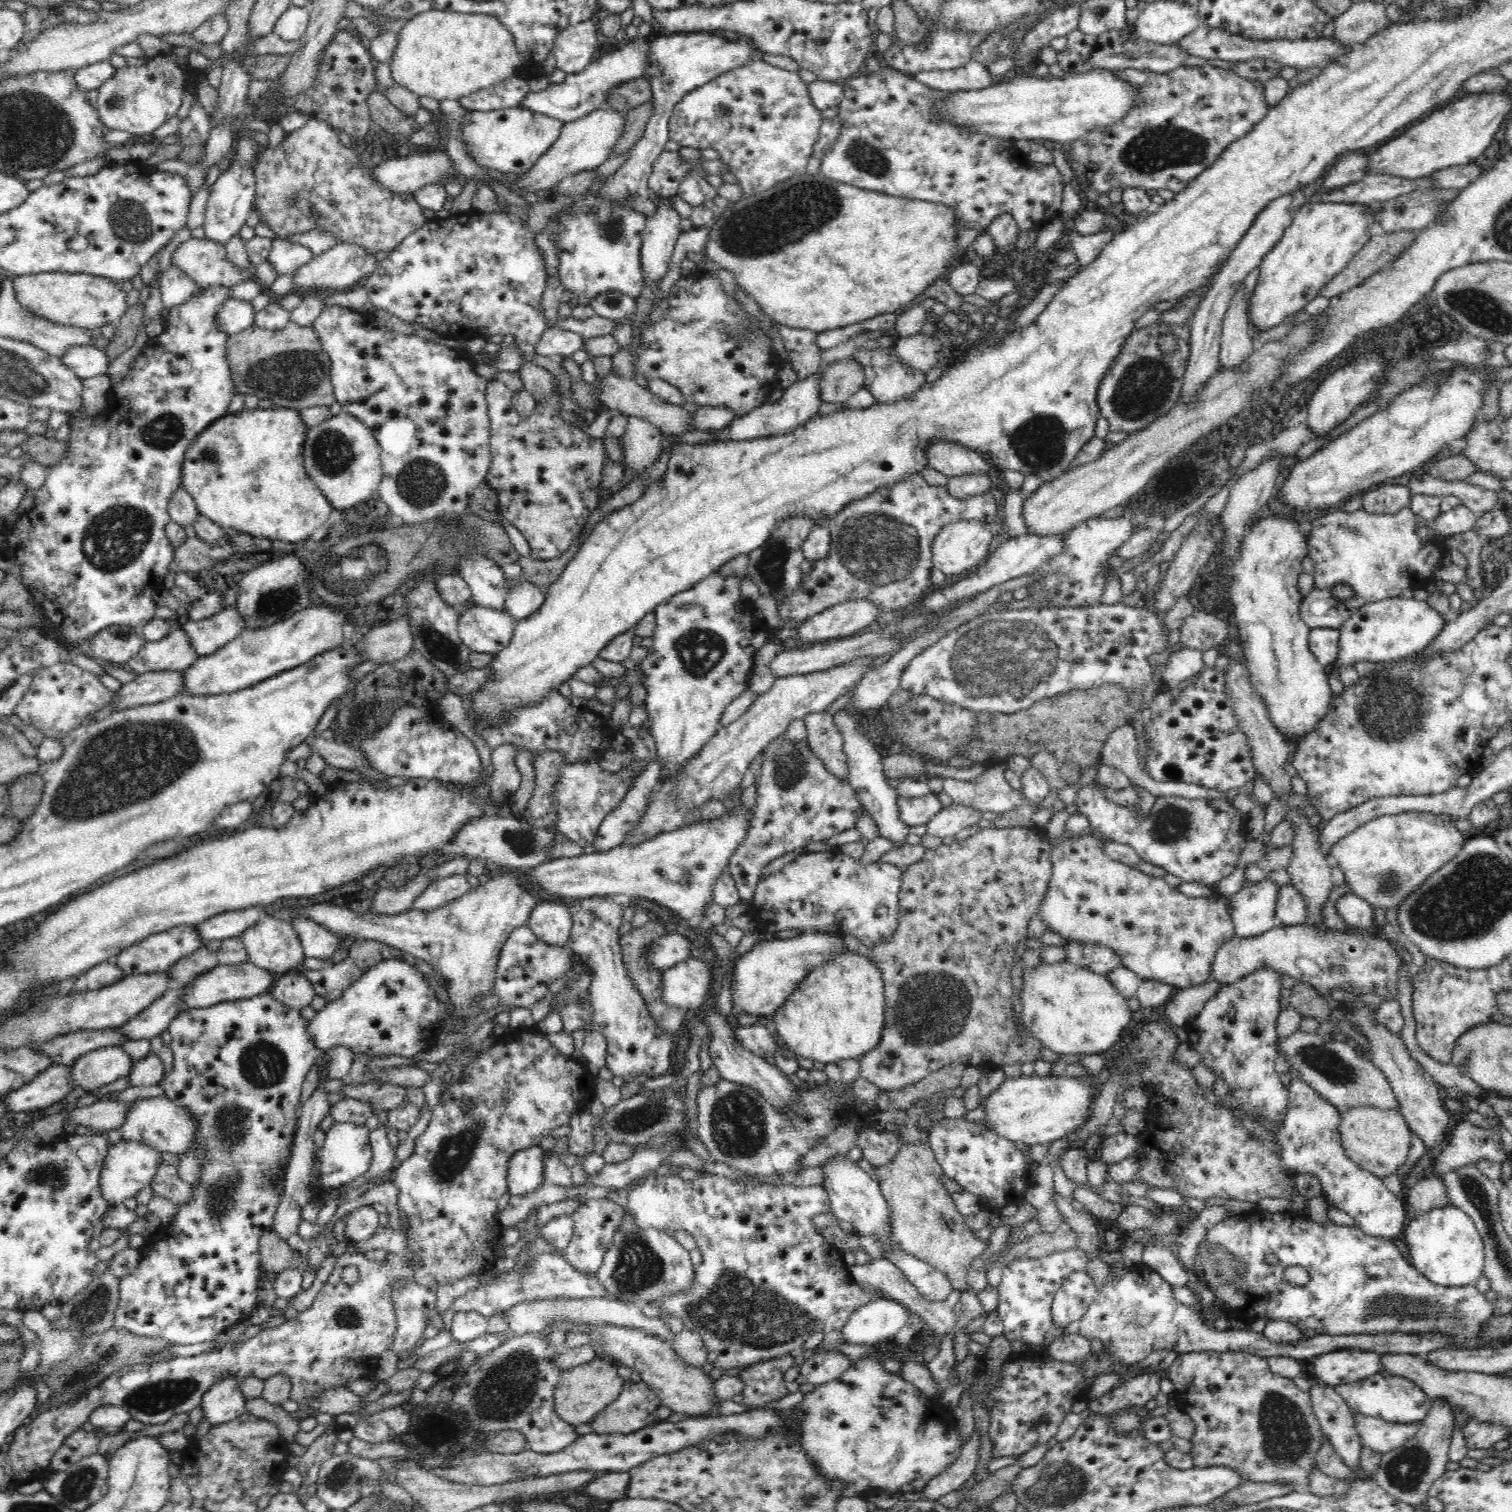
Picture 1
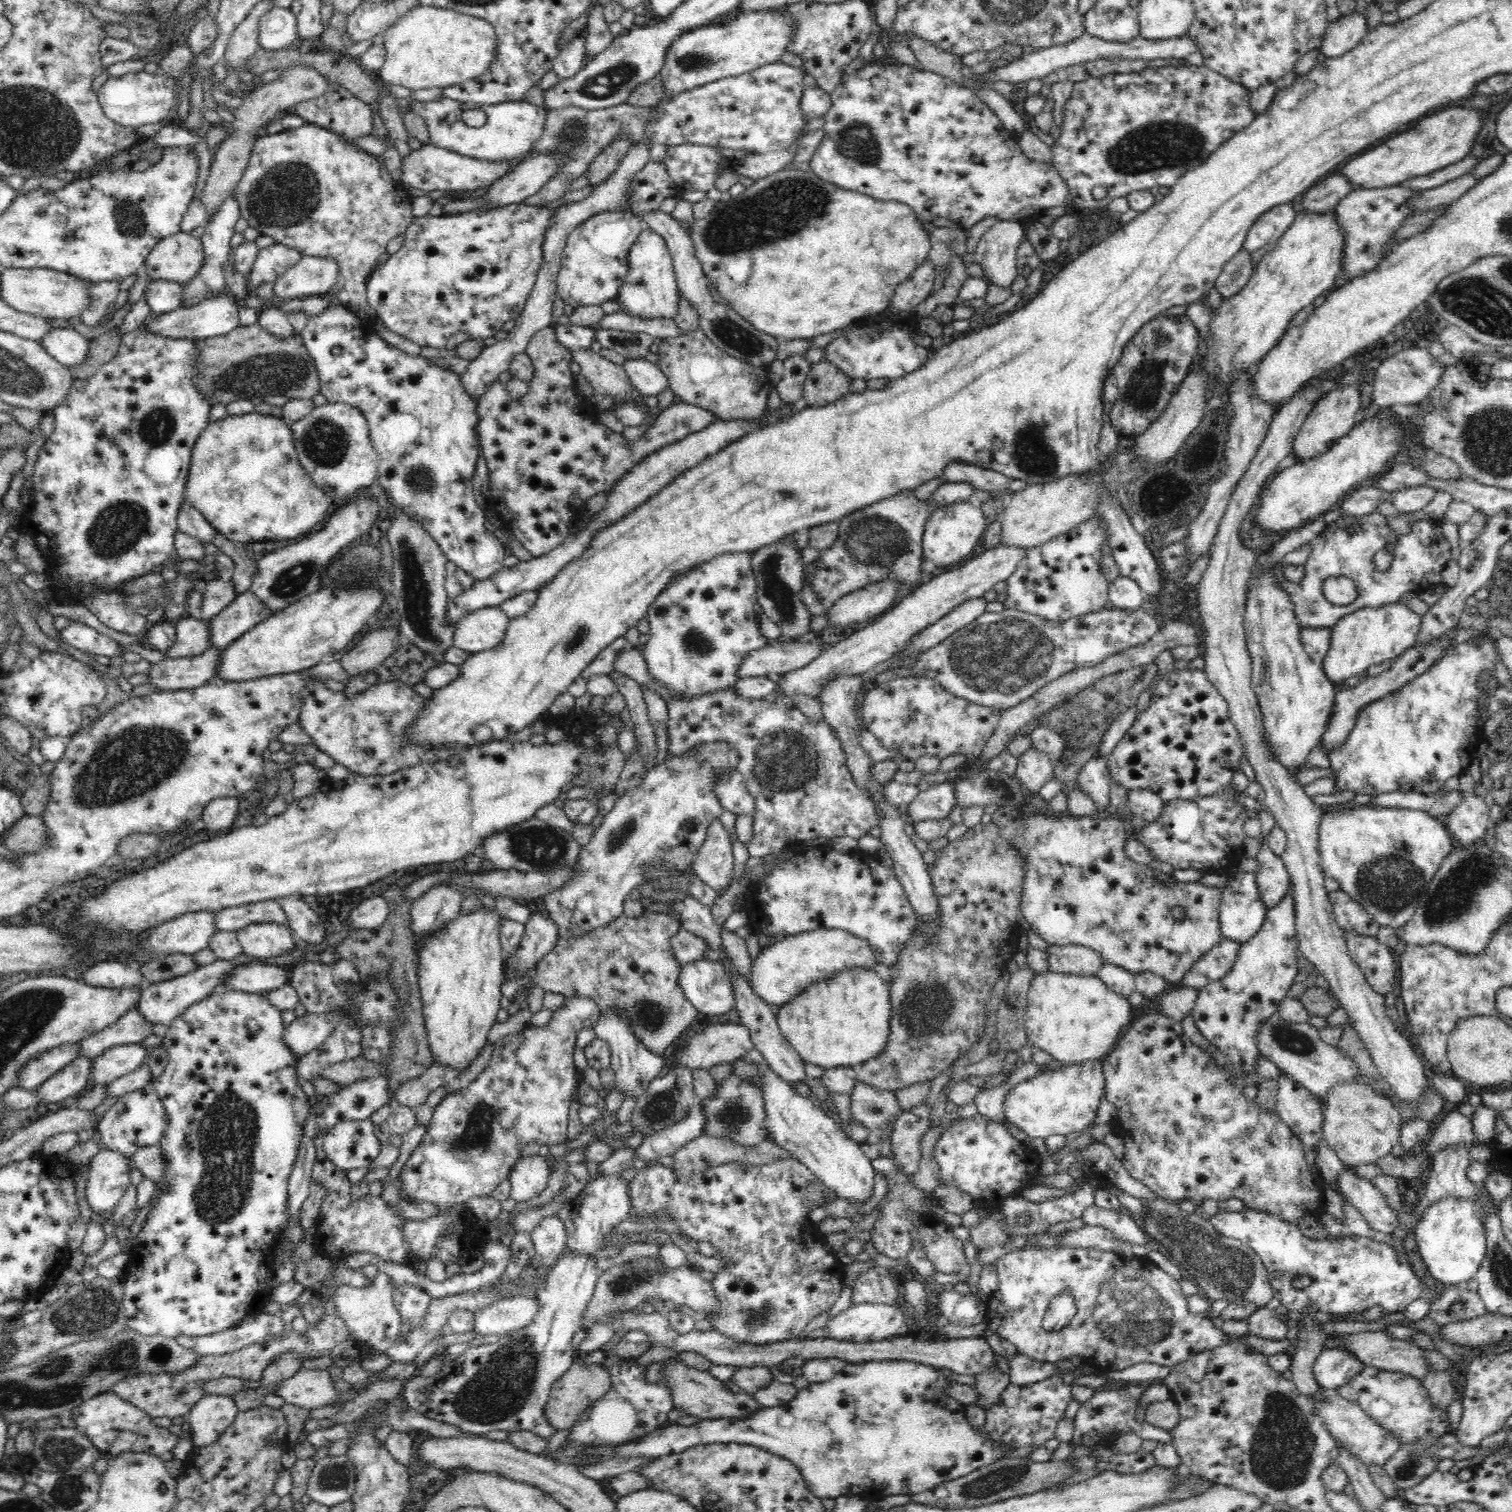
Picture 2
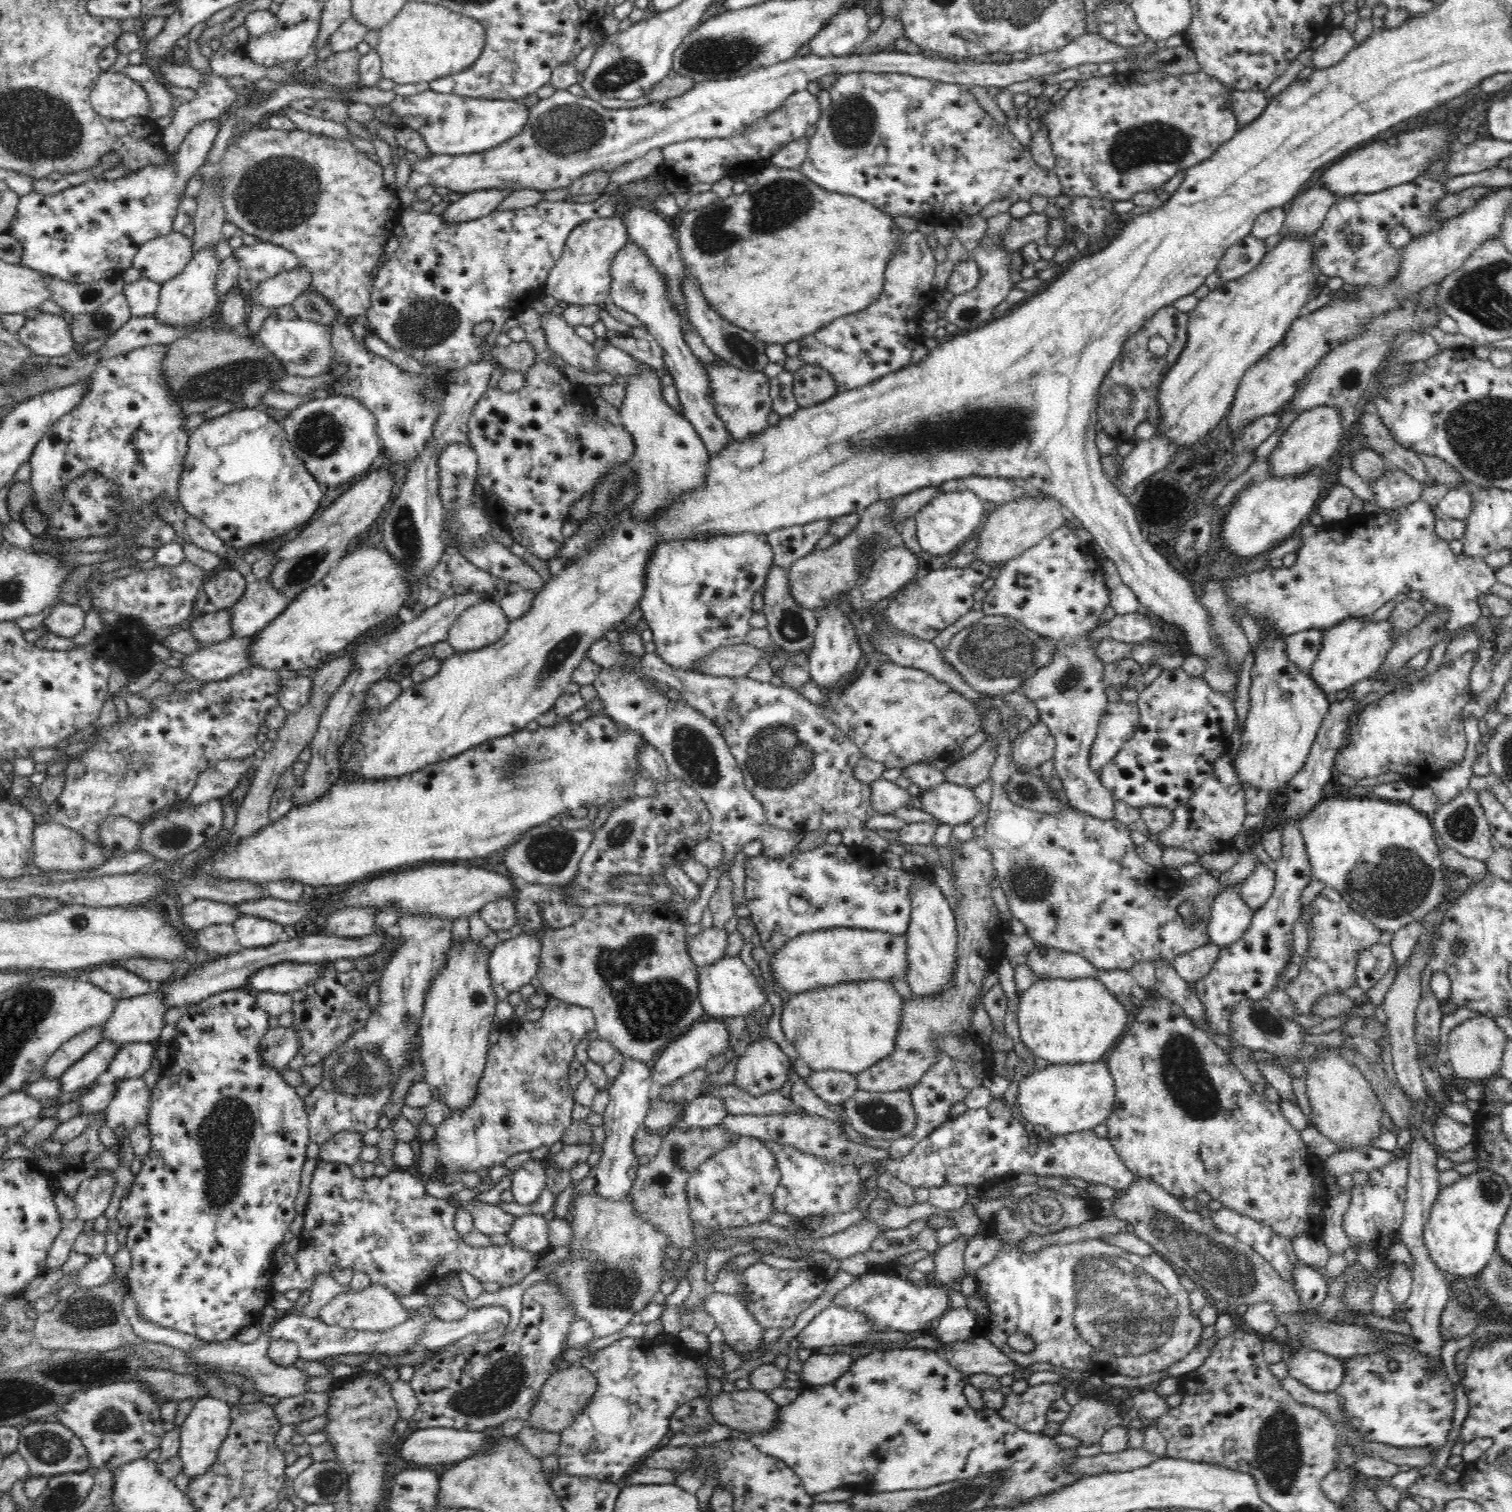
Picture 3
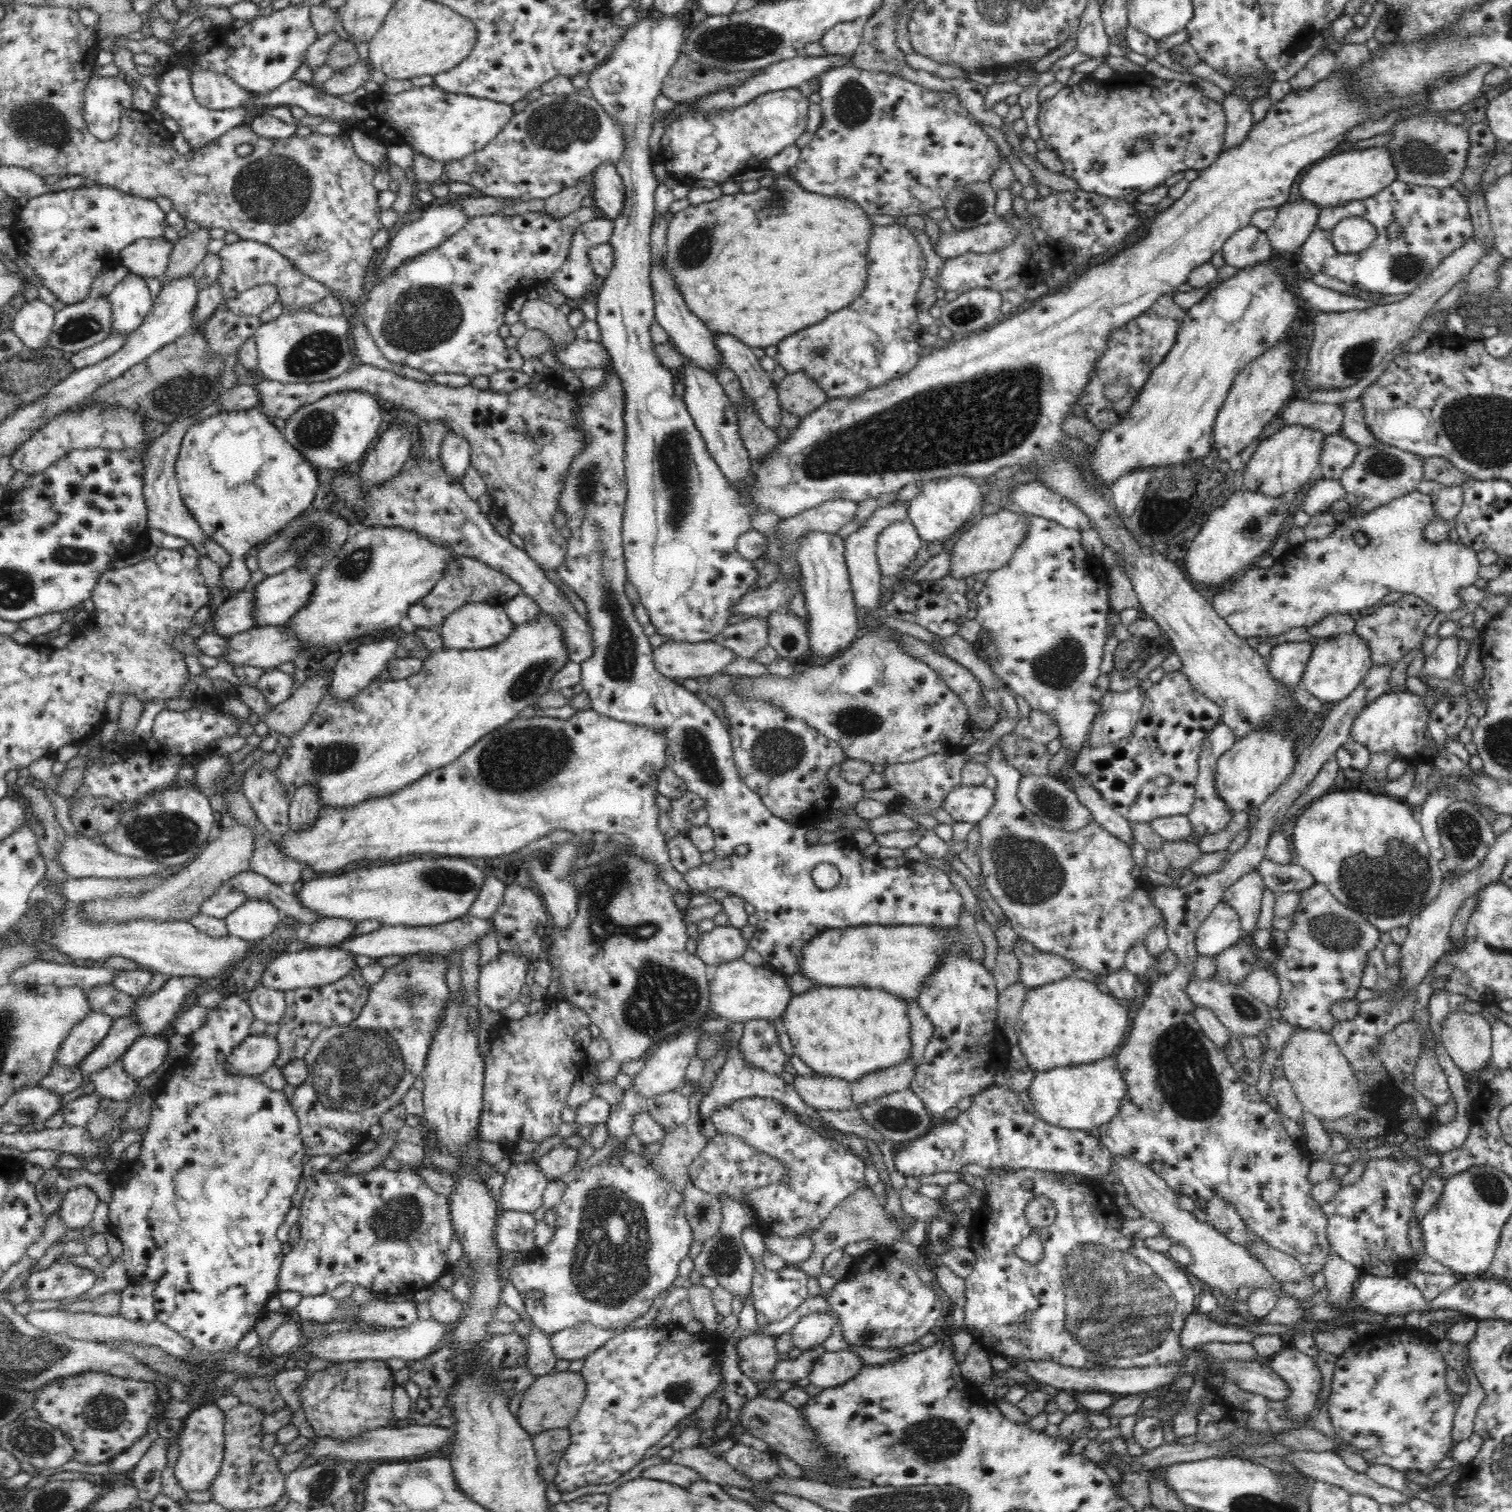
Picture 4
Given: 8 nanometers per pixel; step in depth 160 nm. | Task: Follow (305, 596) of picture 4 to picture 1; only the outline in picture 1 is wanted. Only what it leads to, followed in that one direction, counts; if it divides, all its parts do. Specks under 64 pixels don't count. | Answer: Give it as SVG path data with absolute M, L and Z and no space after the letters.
M235 606L224 608L202 620L189 619L180 625L189 638L190 645L200 656L217 652L246 630L245 622Z

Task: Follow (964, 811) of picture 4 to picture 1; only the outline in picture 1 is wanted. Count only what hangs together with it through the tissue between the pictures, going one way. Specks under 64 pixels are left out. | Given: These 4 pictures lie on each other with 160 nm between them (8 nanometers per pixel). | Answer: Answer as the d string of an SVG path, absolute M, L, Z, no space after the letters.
M934 792L921 798L899 796L898 807L900 818L910 827L928 824L928 821L943 808L937 793Z

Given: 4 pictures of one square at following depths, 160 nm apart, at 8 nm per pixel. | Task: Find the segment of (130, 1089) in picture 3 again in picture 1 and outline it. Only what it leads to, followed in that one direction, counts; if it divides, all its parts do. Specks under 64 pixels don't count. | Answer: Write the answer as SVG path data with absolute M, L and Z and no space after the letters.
M166 1094L162 1096L152 1096L152 1098L138 1098L132 1103L130 1112L126 1114L124 1124L120 1124L118 1130L122 1131L124 1140L148 1144L150 1147L160 1152L171 1152L172 1154L184 1154L188 1148L198 1138L199 1124L196 1117L178 1105L178 1103L168 1099Z

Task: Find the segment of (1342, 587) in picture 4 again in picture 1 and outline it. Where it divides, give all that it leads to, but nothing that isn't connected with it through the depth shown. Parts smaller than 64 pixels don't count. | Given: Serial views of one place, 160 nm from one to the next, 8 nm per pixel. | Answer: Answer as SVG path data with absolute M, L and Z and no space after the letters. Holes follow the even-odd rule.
M1339 507L1312 521L1312 531L1307 538L1310 559L1314 562L1314 587L1308 596L1302 598L1300 614L1311 628L1340 629L1342 624L1362 606L1380 600L1400 597L1406 588L1425 588L1433 582L1434 568L1441 567L1444 551L1434 545L1422 544L1416 535L1417 527L1425 527L1427 522L1411 512L1409 507L1397 514L1369 514L1363 508L1355 512L1343 512ZM1339 585L1350 585L1354 589L1354 600L1337 600L1333 589Z

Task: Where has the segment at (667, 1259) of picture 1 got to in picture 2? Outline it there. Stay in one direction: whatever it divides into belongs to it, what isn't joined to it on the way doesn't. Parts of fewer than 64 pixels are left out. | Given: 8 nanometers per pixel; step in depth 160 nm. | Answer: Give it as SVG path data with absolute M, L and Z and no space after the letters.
M660 1257L634 1258L623 1264L606 1270L597 1281L593 1297L585 1310L584 1318L581 1318L581 1328L585 1331L595 1324L595 1318L618 1312L618 1310L634 1310L642 1302L658 1296L660 1300L672 1300L675 1305L689 1306L698 1313L717 1313L719 1302L713 1286L708 1280L699 1276L690 1265L686 1264L676 1270L671 1270L664 1265Z

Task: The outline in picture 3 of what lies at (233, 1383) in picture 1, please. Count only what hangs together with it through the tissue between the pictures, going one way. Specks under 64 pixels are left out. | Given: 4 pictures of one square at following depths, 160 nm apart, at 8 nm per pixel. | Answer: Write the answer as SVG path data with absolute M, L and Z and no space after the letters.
M214 1397L197 1399L182 1426L179 1455L183 1462L183 1472L193 1481L196 1476L202 1476L214 1464L219 1448L227 1437L231 1425L231 1405Z

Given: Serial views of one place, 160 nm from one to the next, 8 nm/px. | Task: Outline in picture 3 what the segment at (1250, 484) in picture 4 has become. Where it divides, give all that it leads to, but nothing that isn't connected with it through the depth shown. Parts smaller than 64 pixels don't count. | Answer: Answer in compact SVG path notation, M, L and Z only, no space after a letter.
M1322 405L1298 414L1281 436L1280 442L1267 459L1271 460L1271 471L1265 477L1304 476L1322 464L1332 460L1342 437L1342 415L1338 408Z

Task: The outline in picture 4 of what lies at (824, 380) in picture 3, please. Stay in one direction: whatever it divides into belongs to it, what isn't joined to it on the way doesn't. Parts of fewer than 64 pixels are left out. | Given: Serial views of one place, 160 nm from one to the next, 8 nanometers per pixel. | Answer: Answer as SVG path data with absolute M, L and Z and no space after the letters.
M788 373L776 386L781 409L802 418L814 412L829 398L820 385L808 373Z

